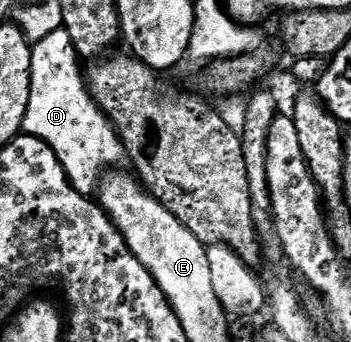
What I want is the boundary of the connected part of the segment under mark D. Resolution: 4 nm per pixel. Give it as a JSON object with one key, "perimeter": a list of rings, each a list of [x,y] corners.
{"perimeter":[[[64,28],[33,44],[31,53],[30,102],[23,118],[23,132],[46,141],[55,151],[74,189],[83,195],[97,192],[104,170],[125,160],[124,145],[91,97],[80,58]]]}

